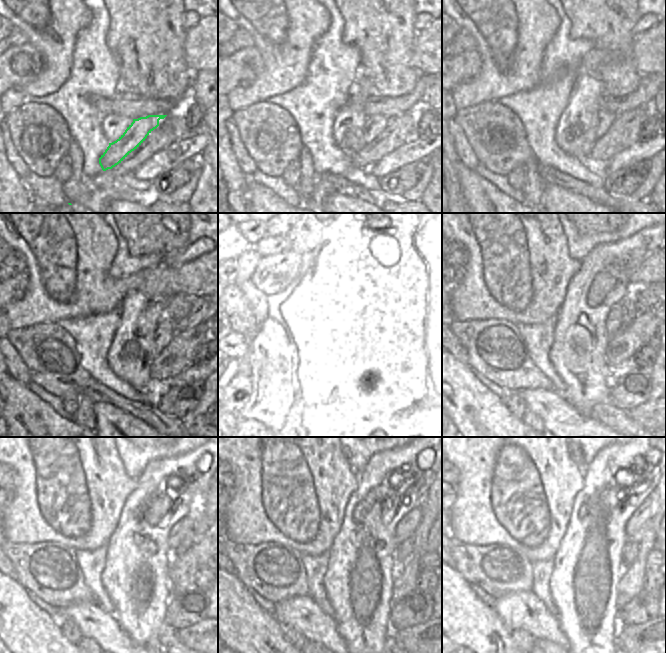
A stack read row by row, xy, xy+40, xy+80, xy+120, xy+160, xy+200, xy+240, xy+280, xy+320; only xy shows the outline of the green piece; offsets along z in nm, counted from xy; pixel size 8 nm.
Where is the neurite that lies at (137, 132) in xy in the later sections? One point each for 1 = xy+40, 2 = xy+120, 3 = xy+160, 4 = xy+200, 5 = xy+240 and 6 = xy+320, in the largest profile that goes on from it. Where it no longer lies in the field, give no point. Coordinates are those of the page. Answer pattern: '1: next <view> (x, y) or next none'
1: next xy+40 (374, 124)
2: next xy+120 (166, 327)
3: next xy+160 (389, 323)
4: next xy+200 (613, 324)
5: next xy+240 (178, 530)
6: next xy+320 (642, 514)

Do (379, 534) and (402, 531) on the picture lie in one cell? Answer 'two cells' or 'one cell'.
two cells

